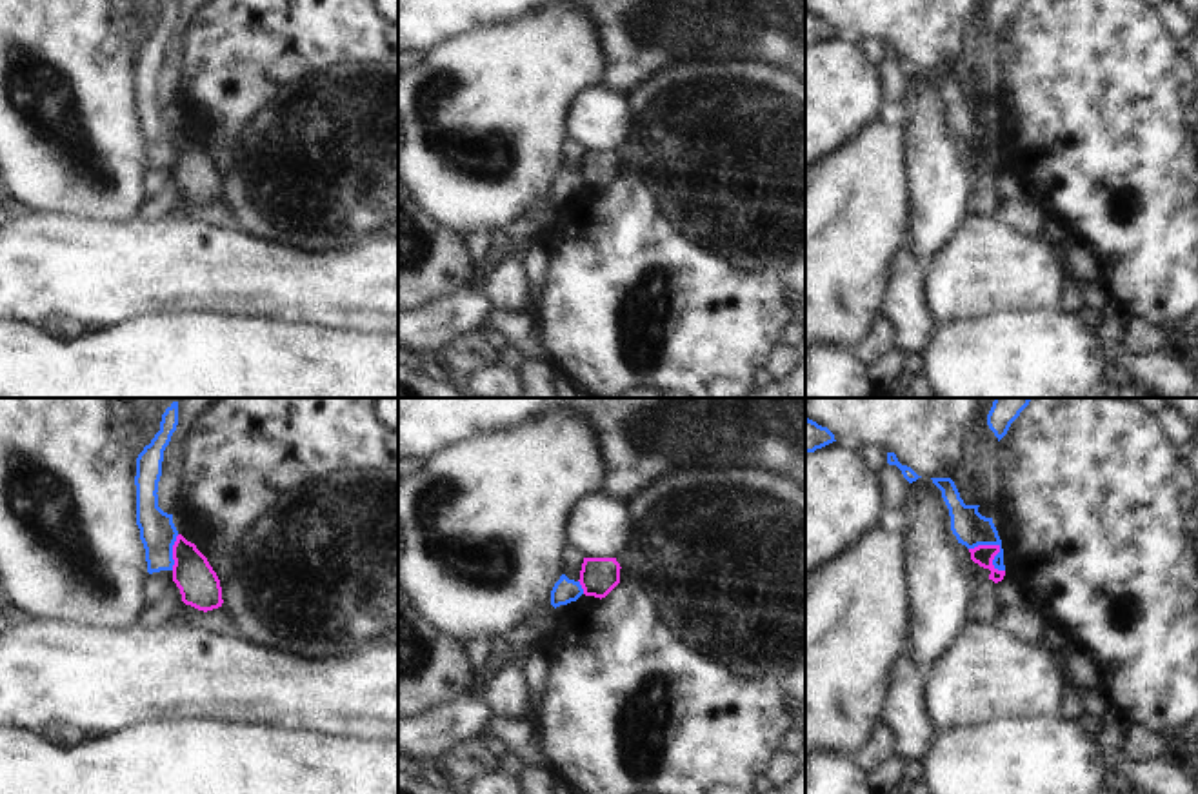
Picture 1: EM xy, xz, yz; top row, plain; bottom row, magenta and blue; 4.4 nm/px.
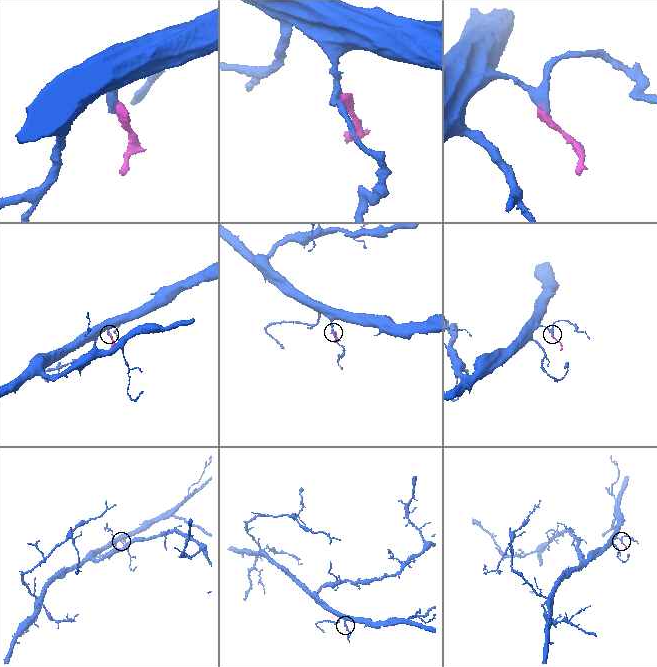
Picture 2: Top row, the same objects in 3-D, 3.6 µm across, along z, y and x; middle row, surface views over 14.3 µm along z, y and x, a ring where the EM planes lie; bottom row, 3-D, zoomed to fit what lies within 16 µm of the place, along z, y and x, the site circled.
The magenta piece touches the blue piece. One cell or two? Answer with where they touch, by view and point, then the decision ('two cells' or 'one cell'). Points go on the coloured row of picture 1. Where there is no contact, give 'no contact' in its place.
meets magenta in yz at (998, 547); two cells

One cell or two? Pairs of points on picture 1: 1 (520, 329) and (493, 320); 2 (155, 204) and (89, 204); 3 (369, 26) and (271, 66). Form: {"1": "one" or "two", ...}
{"1": "one", "2": "two", "3": "one"}

